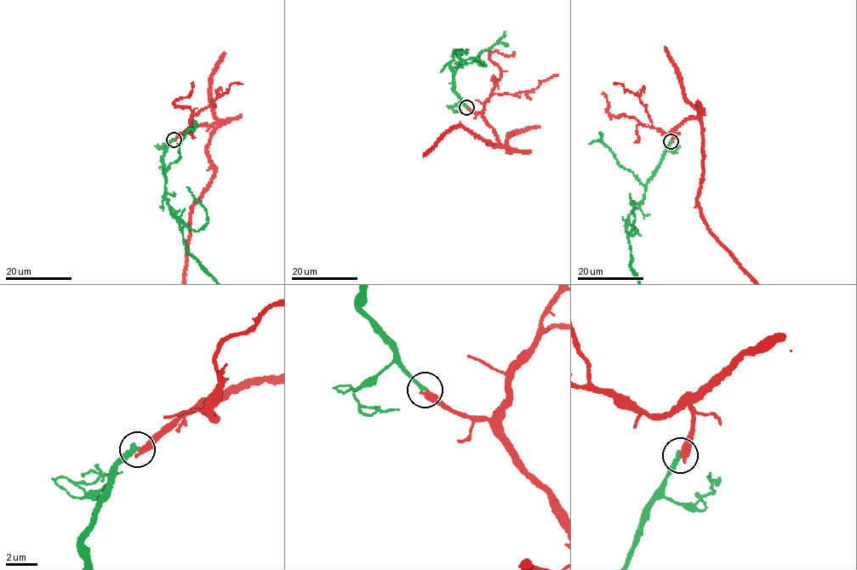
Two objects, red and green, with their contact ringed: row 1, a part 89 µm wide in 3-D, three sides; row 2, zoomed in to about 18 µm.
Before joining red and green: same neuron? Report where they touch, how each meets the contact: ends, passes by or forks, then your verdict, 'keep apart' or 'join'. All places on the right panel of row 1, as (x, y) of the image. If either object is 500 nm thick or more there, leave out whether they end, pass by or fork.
(671, 141) | red ends | green ends | keep apart

